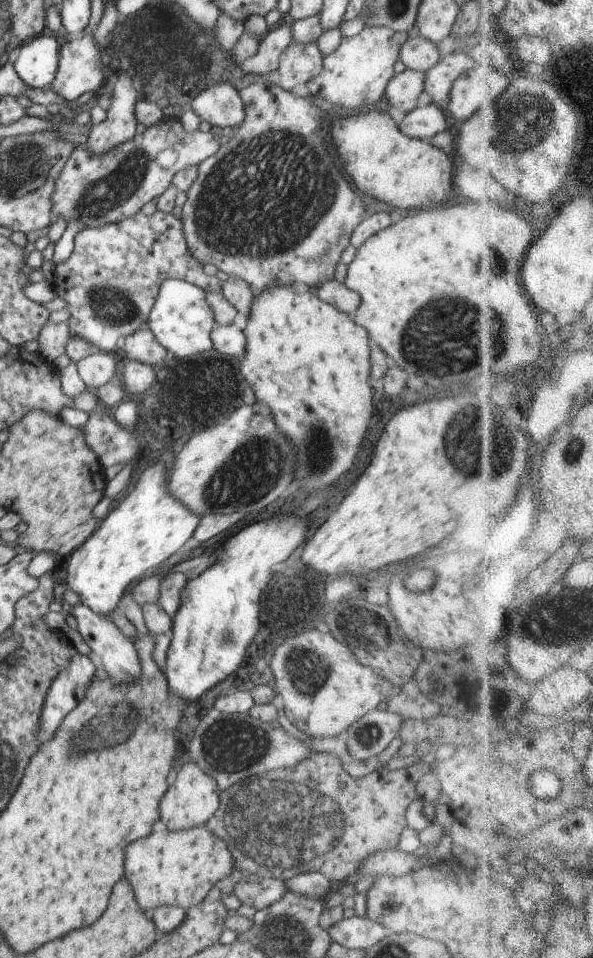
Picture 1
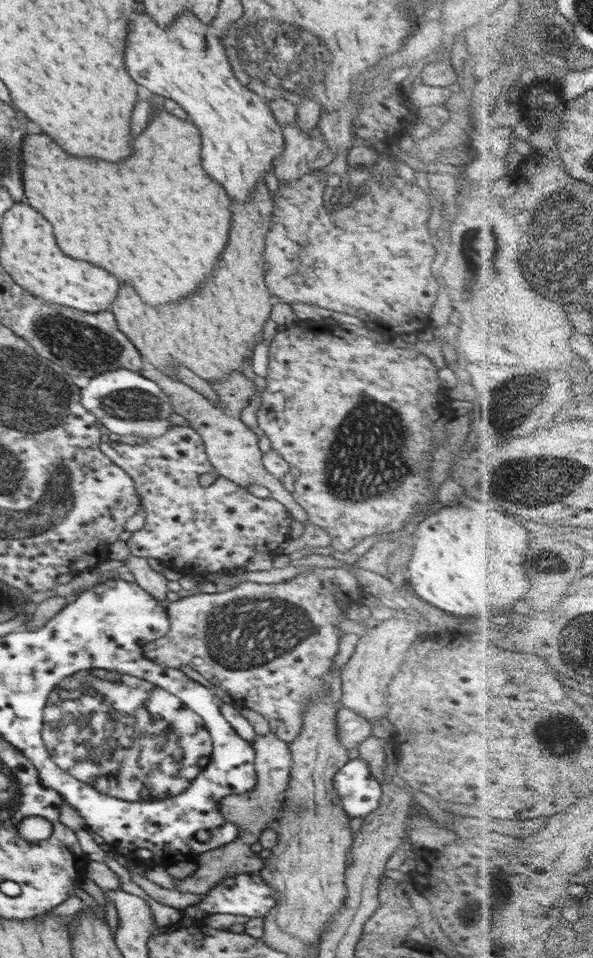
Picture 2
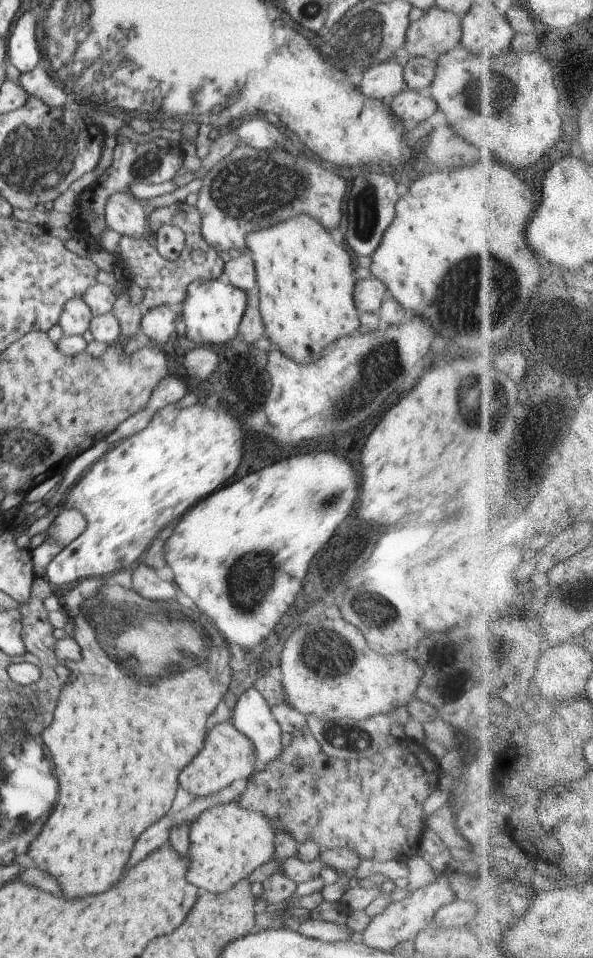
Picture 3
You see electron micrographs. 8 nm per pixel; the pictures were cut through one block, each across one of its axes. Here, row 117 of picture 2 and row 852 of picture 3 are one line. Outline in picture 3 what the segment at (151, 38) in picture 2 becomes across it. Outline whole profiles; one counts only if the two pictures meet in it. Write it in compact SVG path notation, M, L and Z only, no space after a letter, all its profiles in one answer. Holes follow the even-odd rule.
M238 802L212 806L199 814L190 826L190 868L186 880L200 890L212 894L228 892L237 882L254 872L257 867L274 858L275 831L262 812L242 808Z

